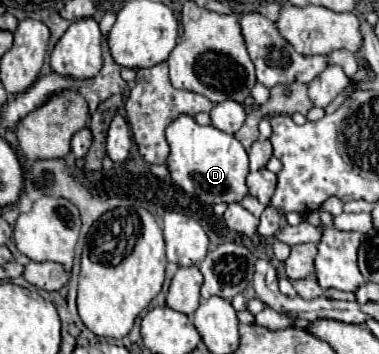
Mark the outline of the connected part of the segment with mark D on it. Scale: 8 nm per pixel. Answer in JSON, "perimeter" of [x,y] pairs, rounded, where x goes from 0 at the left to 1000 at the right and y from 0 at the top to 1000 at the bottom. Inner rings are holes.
{"perimeter":[[[475,325],[438,370],[449,404],[443,477],[454,511],[480,528],[496,551],[533,562],[538,573],[633,573],[654,551],[649,494],[654,494],[654,438],[639,404],[602,376],[559,353],[522,353],[501,325]]]}

